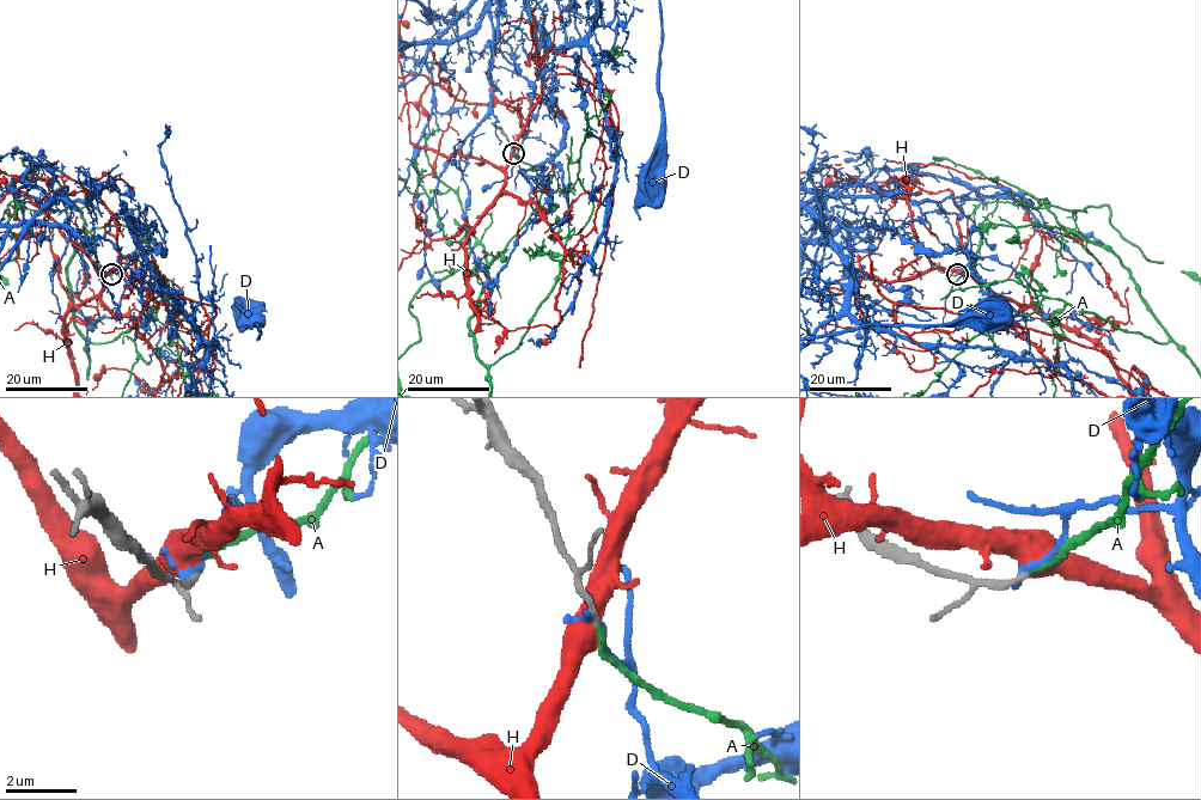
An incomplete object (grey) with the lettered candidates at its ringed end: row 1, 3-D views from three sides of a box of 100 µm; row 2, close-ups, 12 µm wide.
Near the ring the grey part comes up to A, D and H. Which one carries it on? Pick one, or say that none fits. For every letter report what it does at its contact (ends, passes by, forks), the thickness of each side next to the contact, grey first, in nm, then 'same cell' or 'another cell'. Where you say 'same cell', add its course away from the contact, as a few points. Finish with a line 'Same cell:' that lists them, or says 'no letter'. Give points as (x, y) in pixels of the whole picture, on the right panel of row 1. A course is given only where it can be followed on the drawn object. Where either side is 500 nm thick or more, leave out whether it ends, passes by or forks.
A: it ends; calibres 180 and 180 nm; same cell
D: it ends; calibres 200 and 200 nm; another cell
H: calibres 180 and 800 nm; another cell
Same cell: A

